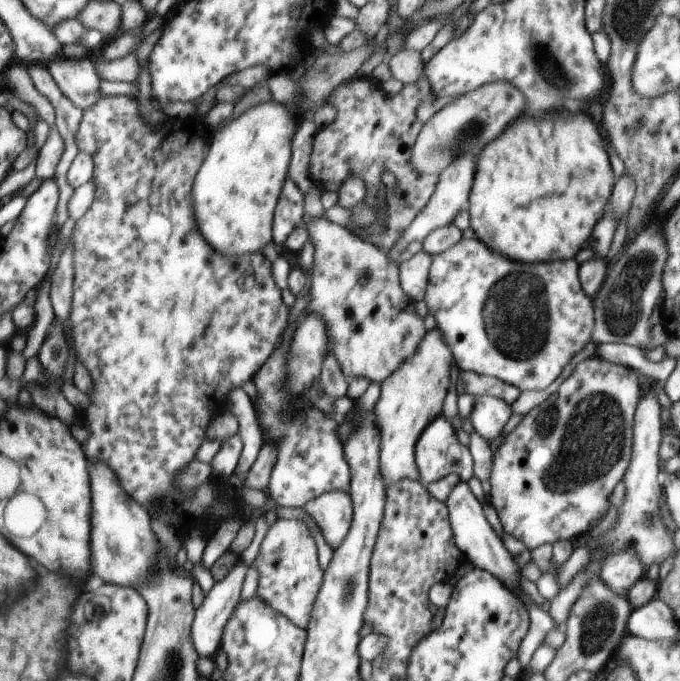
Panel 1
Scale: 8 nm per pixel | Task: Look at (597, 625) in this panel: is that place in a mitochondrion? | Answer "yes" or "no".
yes

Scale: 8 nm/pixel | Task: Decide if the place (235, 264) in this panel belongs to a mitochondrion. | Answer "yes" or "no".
no

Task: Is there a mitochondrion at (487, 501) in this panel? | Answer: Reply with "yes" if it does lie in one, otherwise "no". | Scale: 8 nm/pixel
no

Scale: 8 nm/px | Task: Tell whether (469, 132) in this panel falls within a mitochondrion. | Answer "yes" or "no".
yes

